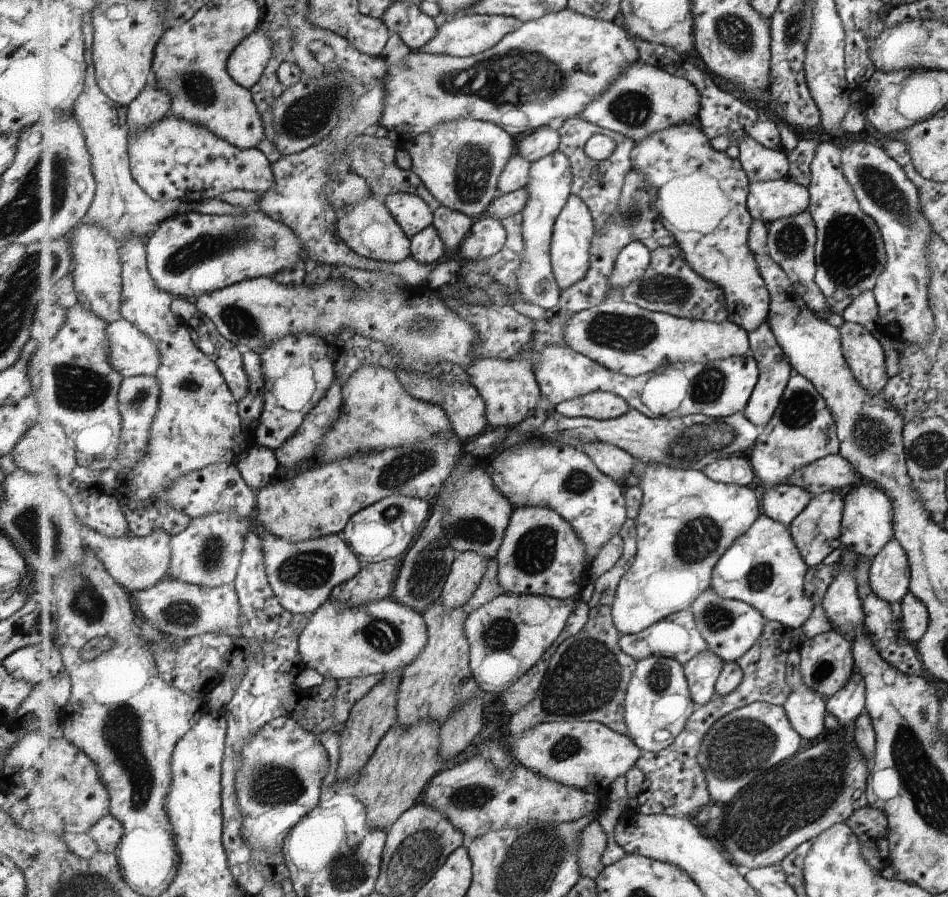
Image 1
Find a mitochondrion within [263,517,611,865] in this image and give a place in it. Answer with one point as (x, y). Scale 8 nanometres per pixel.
(426, 577)

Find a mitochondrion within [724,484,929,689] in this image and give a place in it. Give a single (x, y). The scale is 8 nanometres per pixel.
(759, 578)

